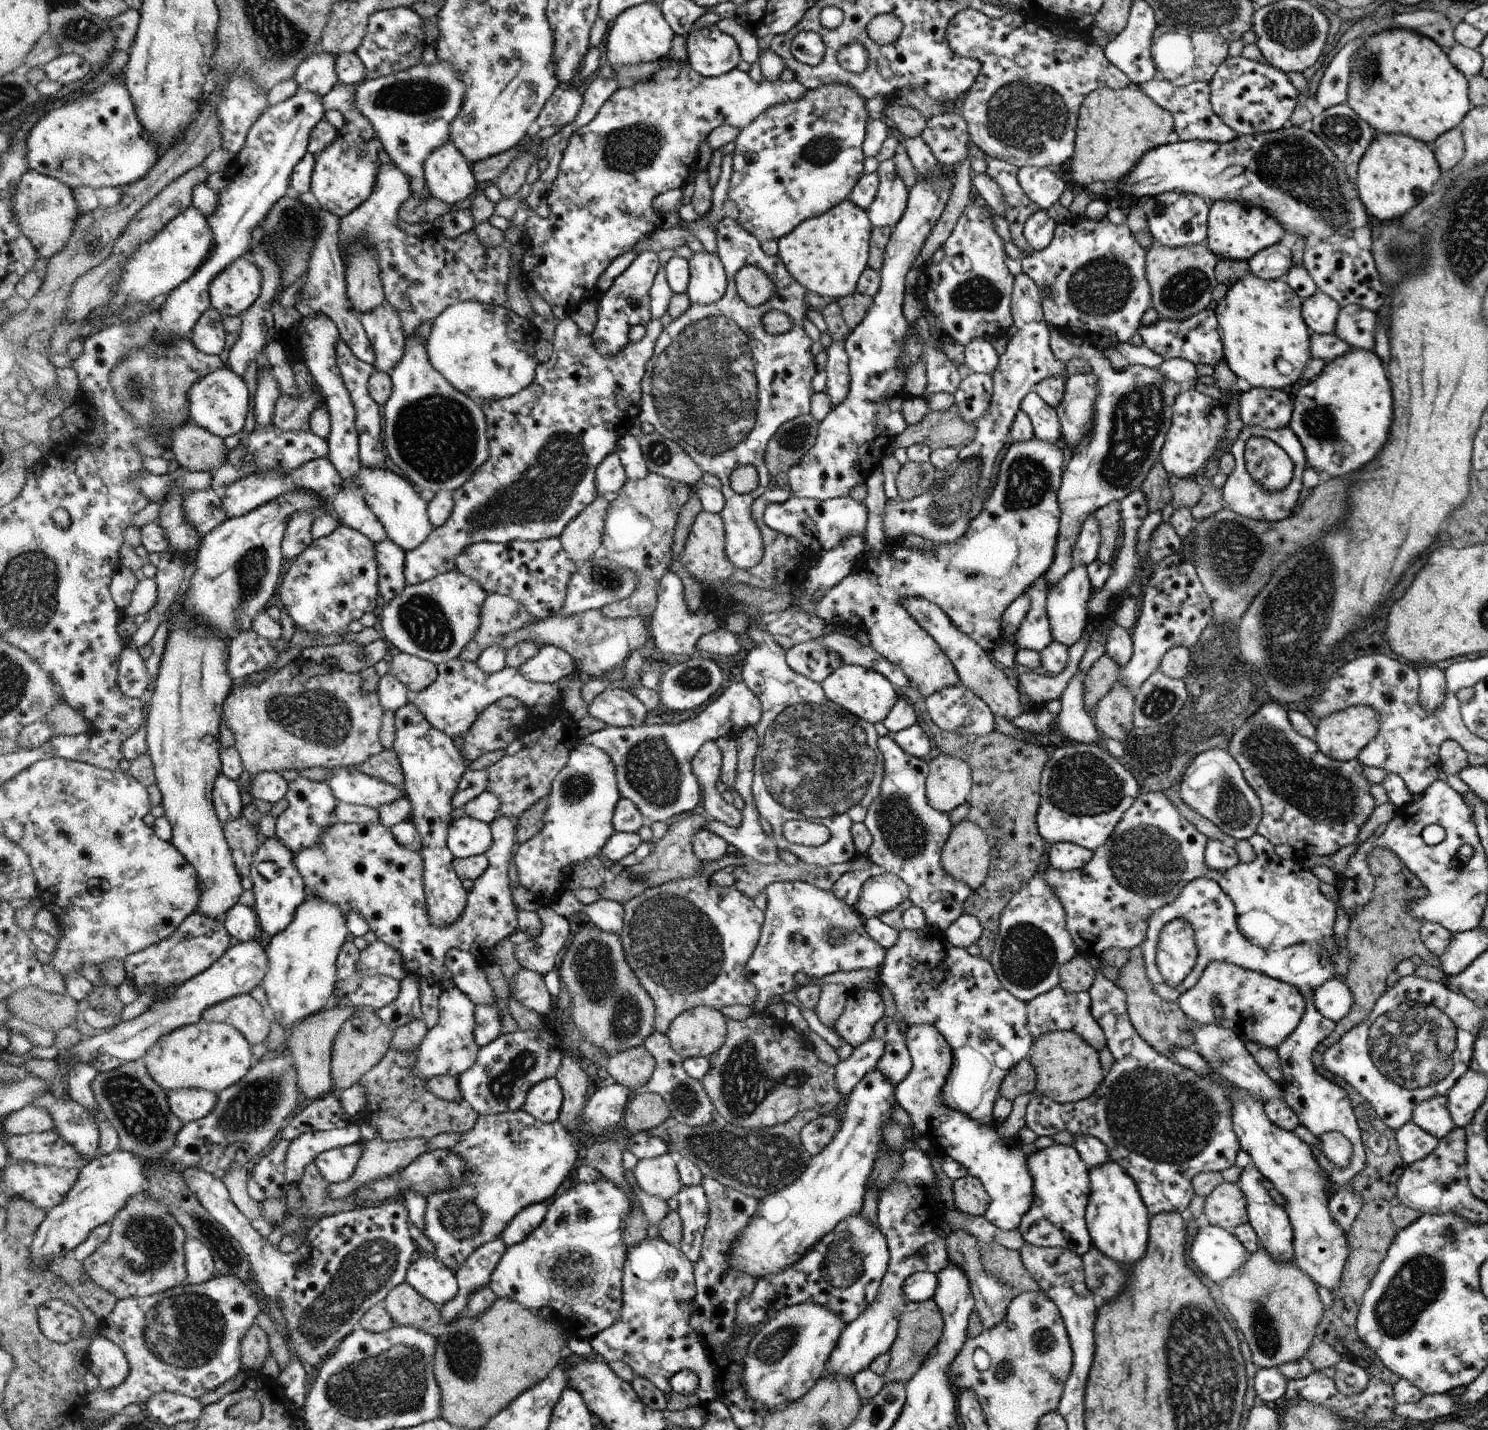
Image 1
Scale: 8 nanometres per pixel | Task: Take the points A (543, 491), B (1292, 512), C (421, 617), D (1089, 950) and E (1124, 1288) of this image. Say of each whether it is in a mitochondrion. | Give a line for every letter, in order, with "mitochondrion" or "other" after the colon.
A: mitochondrion
B: other
C: mitochondrion
D: other
E: other

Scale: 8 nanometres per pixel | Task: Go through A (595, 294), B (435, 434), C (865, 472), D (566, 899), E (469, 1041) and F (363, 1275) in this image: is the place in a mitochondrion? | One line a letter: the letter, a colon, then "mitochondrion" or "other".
A: other
B: mitochondrion
C: other
D: other
E: other
F: mitochondrion

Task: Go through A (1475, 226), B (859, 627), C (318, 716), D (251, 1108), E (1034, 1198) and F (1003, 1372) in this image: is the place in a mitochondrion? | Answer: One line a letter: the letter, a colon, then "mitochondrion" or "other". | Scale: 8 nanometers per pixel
A: mitochondrion
B: other
C: mitochondrion
D: mitochondrion
E: other
F: mitochondrion

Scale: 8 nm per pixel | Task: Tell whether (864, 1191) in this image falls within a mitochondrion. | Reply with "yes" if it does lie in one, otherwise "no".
no

